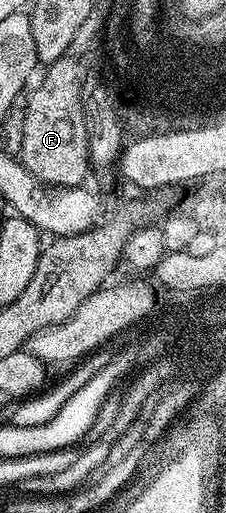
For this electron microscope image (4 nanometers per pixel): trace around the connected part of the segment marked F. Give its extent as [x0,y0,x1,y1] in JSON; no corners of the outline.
[19,55,91,187]

